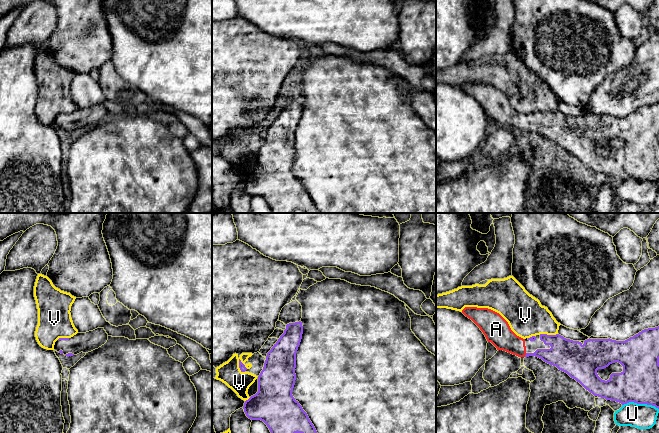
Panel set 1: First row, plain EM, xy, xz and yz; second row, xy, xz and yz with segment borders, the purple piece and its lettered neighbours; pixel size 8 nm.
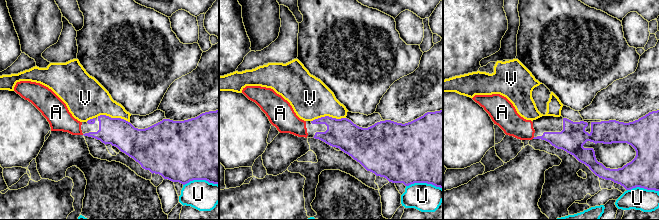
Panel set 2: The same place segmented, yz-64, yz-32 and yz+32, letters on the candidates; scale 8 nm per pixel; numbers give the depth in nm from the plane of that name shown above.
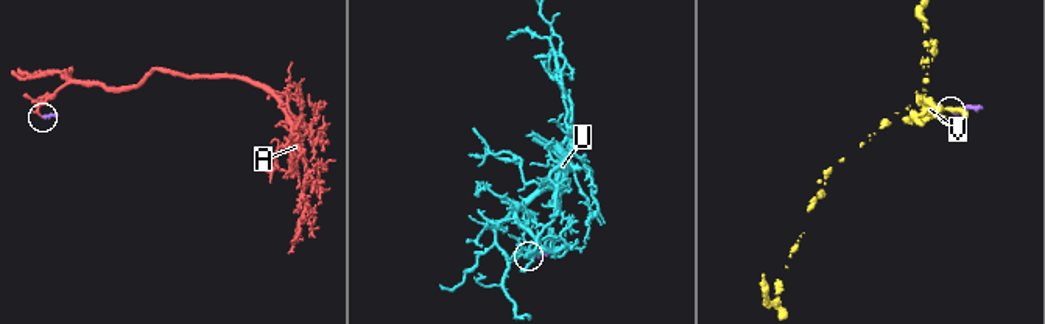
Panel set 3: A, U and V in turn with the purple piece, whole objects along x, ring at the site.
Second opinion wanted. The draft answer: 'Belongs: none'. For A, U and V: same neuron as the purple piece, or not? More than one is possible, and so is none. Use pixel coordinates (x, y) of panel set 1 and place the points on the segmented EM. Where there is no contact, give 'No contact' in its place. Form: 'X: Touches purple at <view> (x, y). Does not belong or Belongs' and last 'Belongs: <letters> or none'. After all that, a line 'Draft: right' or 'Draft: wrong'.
A: Touches purple at yz (525, 355). Belongs
U: Touches purple at yz (640, 403). Does not belong
V: Touches purple at yz (548, 335). Does not belong
Belongs: A
Draft: wrong

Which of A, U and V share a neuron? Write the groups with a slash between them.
A / U / V

